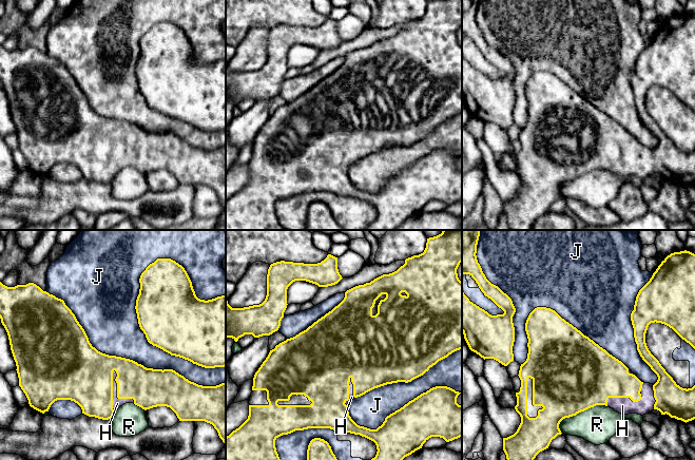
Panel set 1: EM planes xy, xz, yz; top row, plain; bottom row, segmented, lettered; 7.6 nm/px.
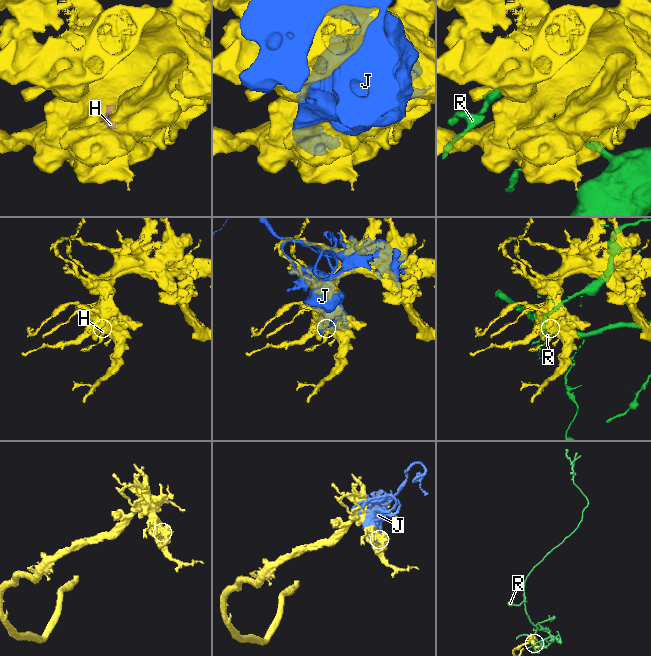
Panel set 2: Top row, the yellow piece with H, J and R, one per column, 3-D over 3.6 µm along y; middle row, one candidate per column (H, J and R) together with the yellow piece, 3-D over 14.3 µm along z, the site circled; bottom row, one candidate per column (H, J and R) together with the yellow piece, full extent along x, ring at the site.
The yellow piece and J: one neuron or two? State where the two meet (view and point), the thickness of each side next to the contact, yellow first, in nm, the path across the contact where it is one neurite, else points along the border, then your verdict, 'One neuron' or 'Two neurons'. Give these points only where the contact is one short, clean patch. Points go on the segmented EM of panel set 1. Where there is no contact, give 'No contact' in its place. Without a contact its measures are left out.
Touches yellow at xy (146, 337). Thickness 500 nm (yellow) against 380 nm. Two neurons

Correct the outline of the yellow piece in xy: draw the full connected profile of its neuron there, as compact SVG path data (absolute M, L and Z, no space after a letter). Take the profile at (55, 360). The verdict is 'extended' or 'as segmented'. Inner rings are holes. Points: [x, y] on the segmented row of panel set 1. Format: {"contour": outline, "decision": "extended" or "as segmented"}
{"contour": "M0 282L0 319L8 336L19 386L34 409L44 414L55 401L71 400L81 407L82 414L109 420L126 403L134 403L144 410L167 406L176 414L179 421L205 421L212 424L226 443L226 382L216 386L202 386L173 369L147 368L133 360L98 351L64 301L43 291L34 283L7 287Z", "decision": "extended"}

